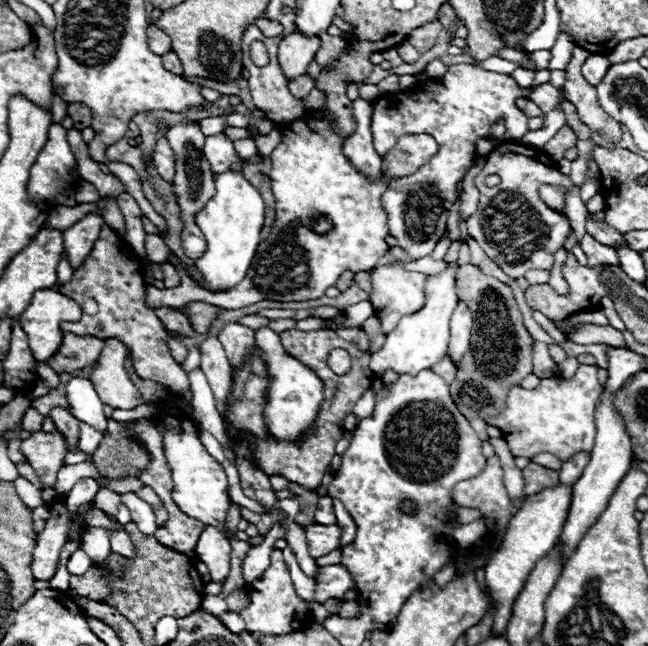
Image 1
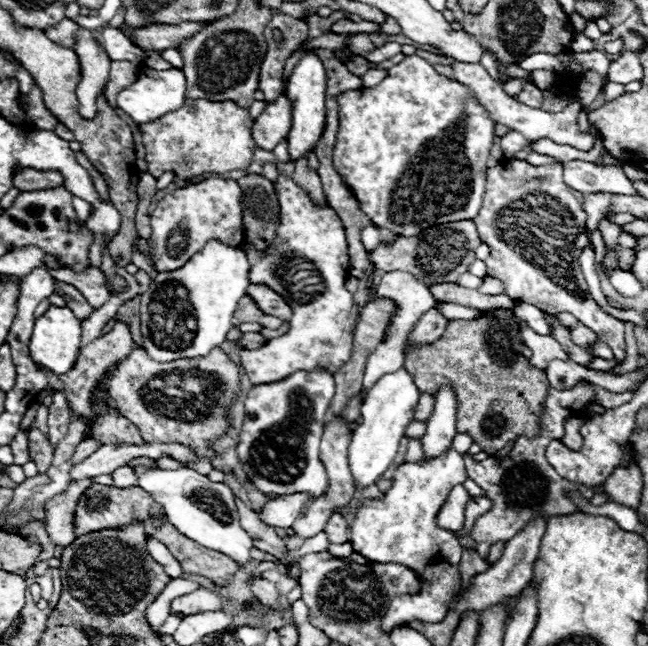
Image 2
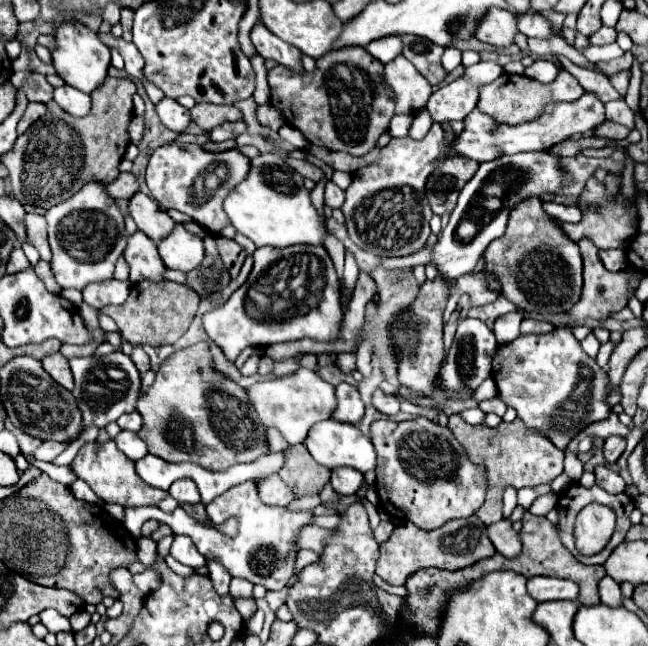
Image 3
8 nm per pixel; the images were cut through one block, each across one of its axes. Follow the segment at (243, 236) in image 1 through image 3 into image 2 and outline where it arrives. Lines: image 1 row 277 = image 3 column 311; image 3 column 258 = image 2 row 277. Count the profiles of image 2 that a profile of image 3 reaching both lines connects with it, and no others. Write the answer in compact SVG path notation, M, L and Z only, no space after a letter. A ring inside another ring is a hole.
M210 240L186 266L172 272L158 272L140 302L146 354L154 360L172 362L178 358L206 356L206 352L220 346L232 328L232 314L238 300L246 294L248 268L250 264L242 250Z

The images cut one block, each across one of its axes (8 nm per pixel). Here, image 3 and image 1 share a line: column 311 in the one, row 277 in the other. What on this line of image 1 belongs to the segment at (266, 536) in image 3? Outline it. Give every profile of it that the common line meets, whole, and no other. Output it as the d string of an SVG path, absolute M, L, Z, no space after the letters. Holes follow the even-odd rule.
M504 144L490 154L484 170L474 178L474 184L480 192L478 210L468 218L468 234L480 244L480 248L514 280L524 278L532 268L552 268L554 254L564 248L566 238L570 236L570 220L566 214L560 214L546 206L538 194L538 188L544 184L554 184L570 192L572 180L562 174L556 166L546 166L534 158L526 158L522 154L506 152ZM488 172L494 172L502 178L502 182L494 188L484 184Z

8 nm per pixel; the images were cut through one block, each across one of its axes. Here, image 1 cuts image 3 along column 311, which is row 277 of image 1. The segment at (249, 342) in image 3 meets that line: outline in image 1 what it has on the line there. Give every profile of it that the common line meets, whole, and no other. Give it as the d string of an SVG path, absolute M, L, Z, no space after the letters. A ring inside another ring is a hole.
M304 116L300 120L294 120L290 124L284 124L282 126L282 144L278 144L278 148L274 148L270 160L272 160L272 172L270 172L270 178L272 178L272 194L274 194L274 200L276 200L276 222L272 226L272 232L270 236L258 244L258 254L254 256L254 264L250 266L250 272L246 274L246 278L242 280L242 284L230 292L224 292L224 294L210 294L208 290L202 290L198 288L196 284L192 284L192 278L180 278L182 284L178 288L168 288L168 290L158 290L150 284L146 284L146 304L150 308L158 308L158 306L168 306L168 308L180 308L182 304L188 304L188 302L208 302L208 304L214 304L214 306L220 306L220 308L226 308L226 310L236 310L240 306L246 306L246 304L256 304L260 300L273 300L278 302L291 302L291 301L307 301L307 300L316 300L316 298L322 298L326 288L328 286L334 286L336 280L340 278L342 272L346 270L374 270L378 260L390 250L388 244L386 244L386 236L390 234L388 230L388 216L386 212L382 210L382 204L380 204L380 196L382 192L386 190L386 184L392 180L392 176L406 176L410 172L416 172L422 164L426 164L426 160L430 160L430 156L434 156L434 152L438 150L438 144L432 136L428 134L408 134L408 136L402 136L402 140L398 140L396 148L392 148L392 152L386 156L386 160L382 162L382 176L380 180L376 182L368 182L364 176L360 176L352 166L350 162L346 160L346 156L342 154L342 144L344 144L344 138L338 138L332 130L330 130L330 124L324 122L324 120L318 120L314 116Z

